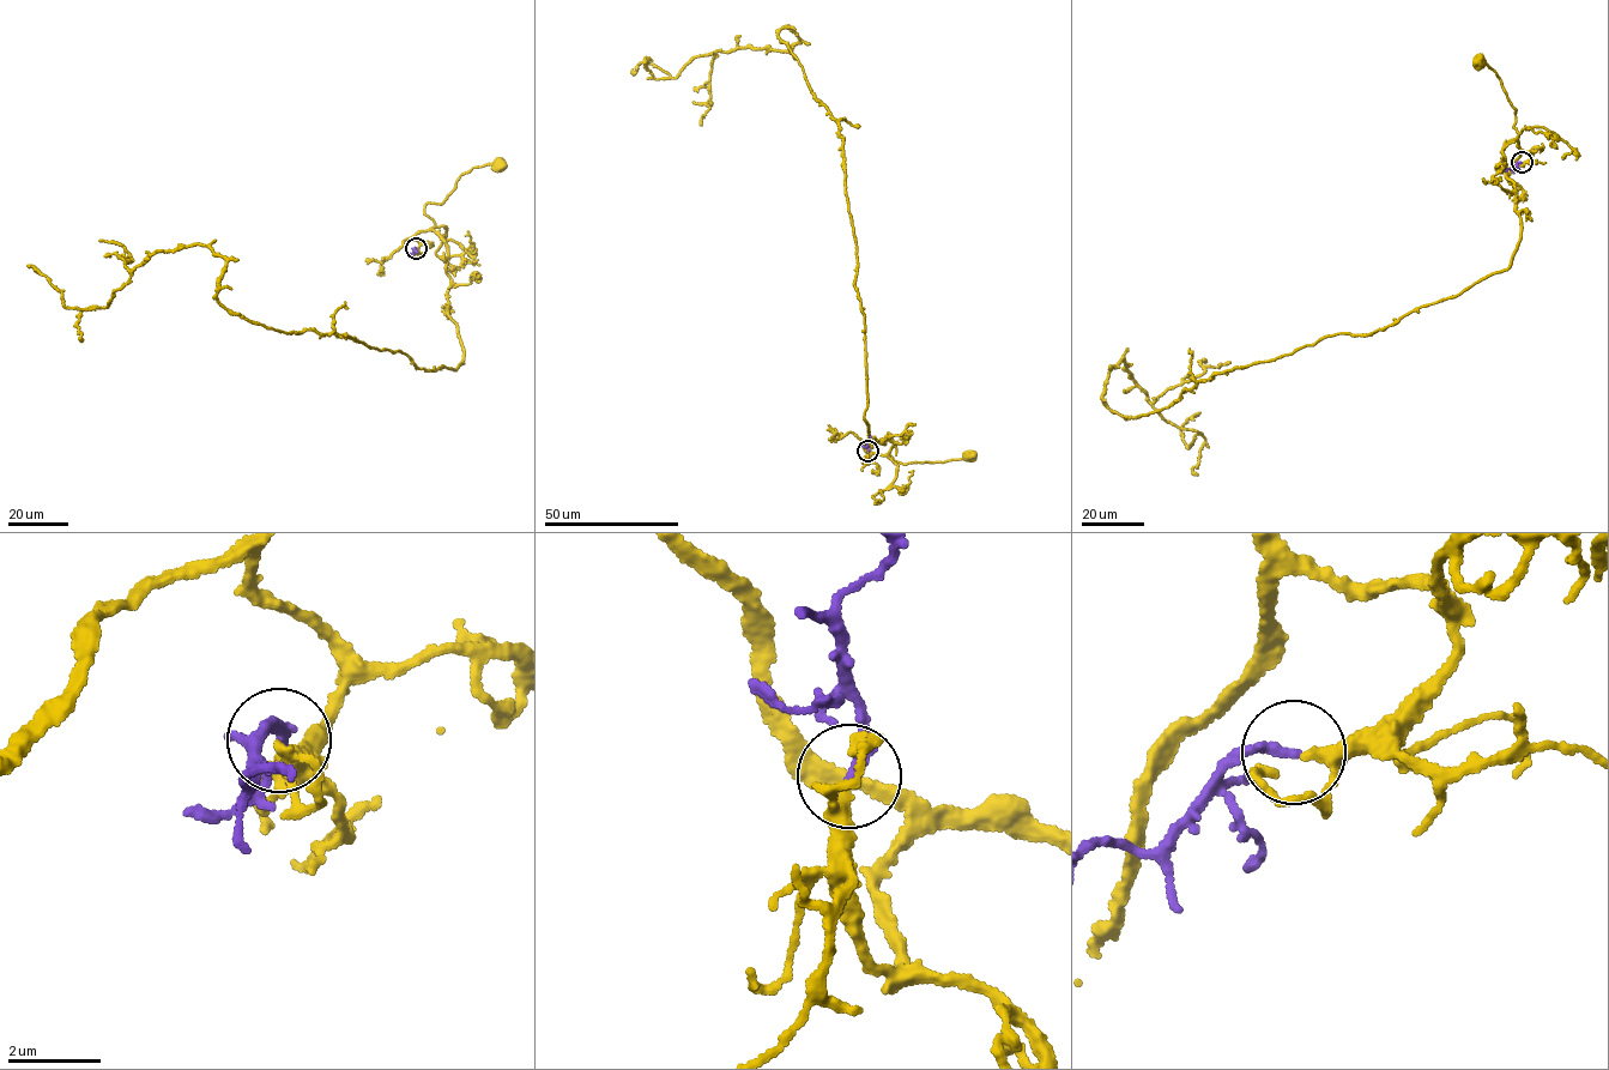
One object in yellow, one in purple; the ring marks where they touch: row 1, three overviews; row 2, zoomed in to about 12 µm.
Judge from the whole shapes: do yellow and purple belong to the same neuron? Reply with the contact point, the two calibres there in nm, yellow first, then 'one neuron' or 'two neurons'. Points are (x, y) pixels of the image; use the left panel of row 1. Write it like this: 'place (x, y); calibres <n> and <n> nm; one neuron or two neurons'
place (416, 248); calibres 240 and 240 nm; one neuron

